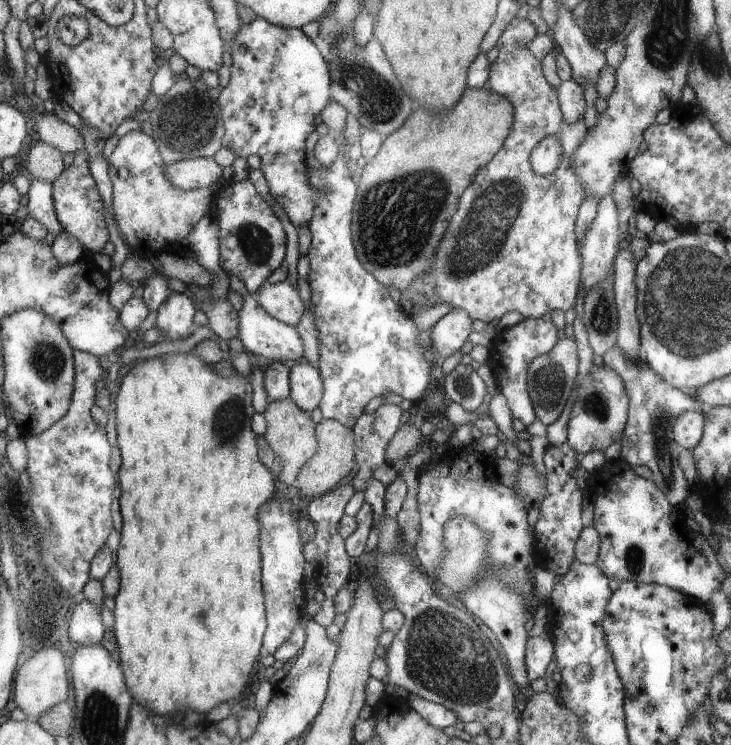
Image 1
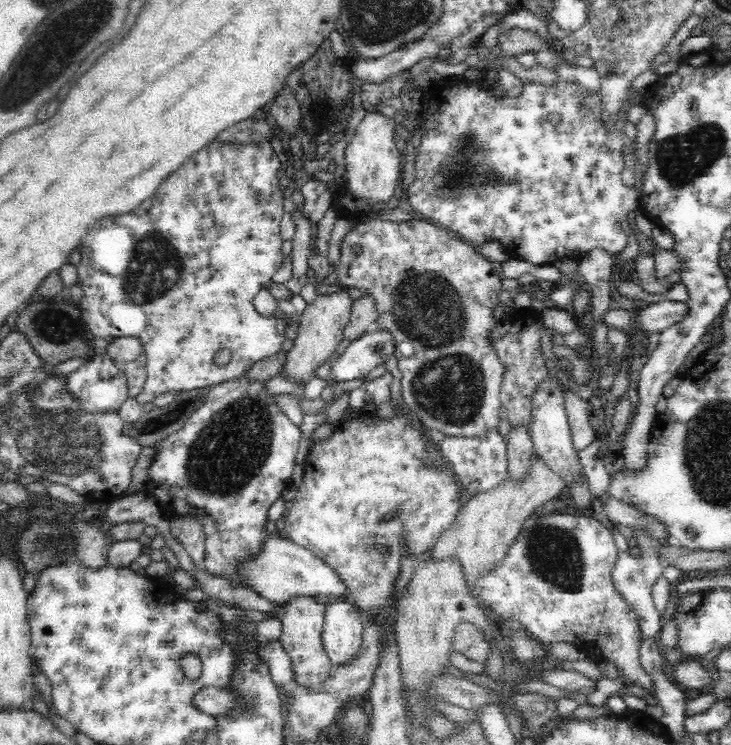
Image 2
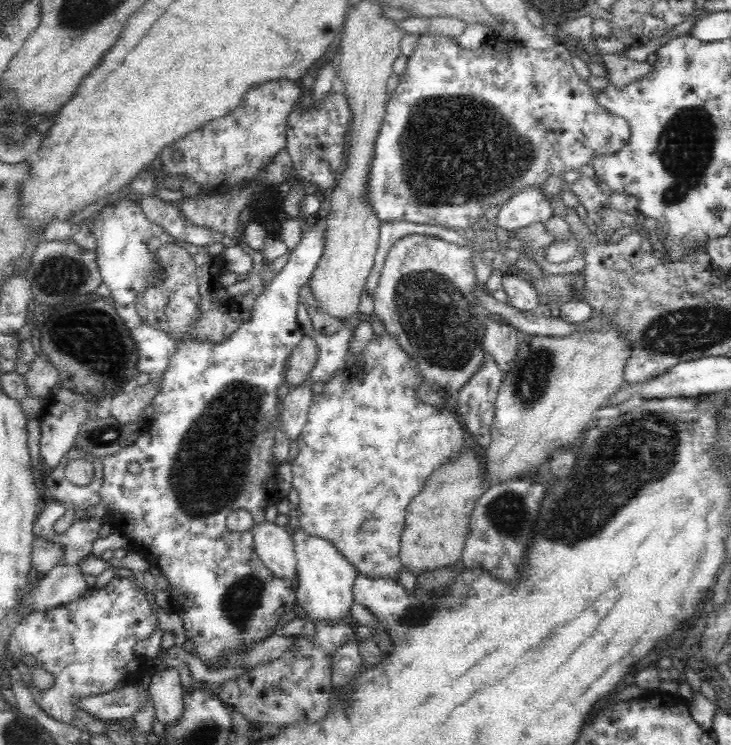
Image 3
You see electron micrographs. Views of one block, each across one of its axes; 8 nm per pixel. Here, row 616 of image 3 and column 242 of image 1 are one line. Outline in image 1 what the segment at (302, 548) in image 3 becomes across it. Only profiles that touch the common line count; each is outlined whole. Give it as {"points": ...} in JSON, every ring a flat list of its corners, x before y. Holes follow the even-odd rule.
{"points":[[254,294,245,296,243,305,238,311,238,332,239,339,245,353,253,354,264,363,271,361,285,362,292,365,294,362,302,361,303,345,299,333,295,332,293,325,284,324,282,321,271,317,266,310,258,304]]}

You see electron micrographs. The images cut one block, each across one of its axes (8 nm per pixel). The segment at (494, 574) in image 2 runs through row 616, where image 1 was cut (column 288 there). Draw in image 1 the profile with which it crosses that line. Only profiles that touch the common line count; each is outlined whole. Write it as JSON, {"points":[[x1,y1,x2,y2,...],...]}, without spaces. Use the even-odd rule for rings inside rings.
{"points":[[267,500,257,510,259,524,259,554,261,556,261,586,265,601,266,635,263,636,263,646,259,656,265,658,273,655,289,636,295,620,301,614,303,606,303,556,301,556,301,540,297,532,297,522,291,518,290,500]]}

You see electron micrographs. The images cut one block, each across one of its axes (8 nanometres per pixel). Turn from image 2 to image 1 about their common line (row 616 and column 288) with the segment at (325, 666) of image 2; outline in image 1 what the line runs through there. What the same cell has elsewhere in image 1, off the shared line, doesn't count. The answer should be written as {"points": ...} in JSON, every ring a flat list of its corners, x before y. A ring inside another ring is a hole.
{"points":[[287,281,262,286,254,295,266,313,284,324,297,325,305,312,306,304,299,297,298,290]]}

